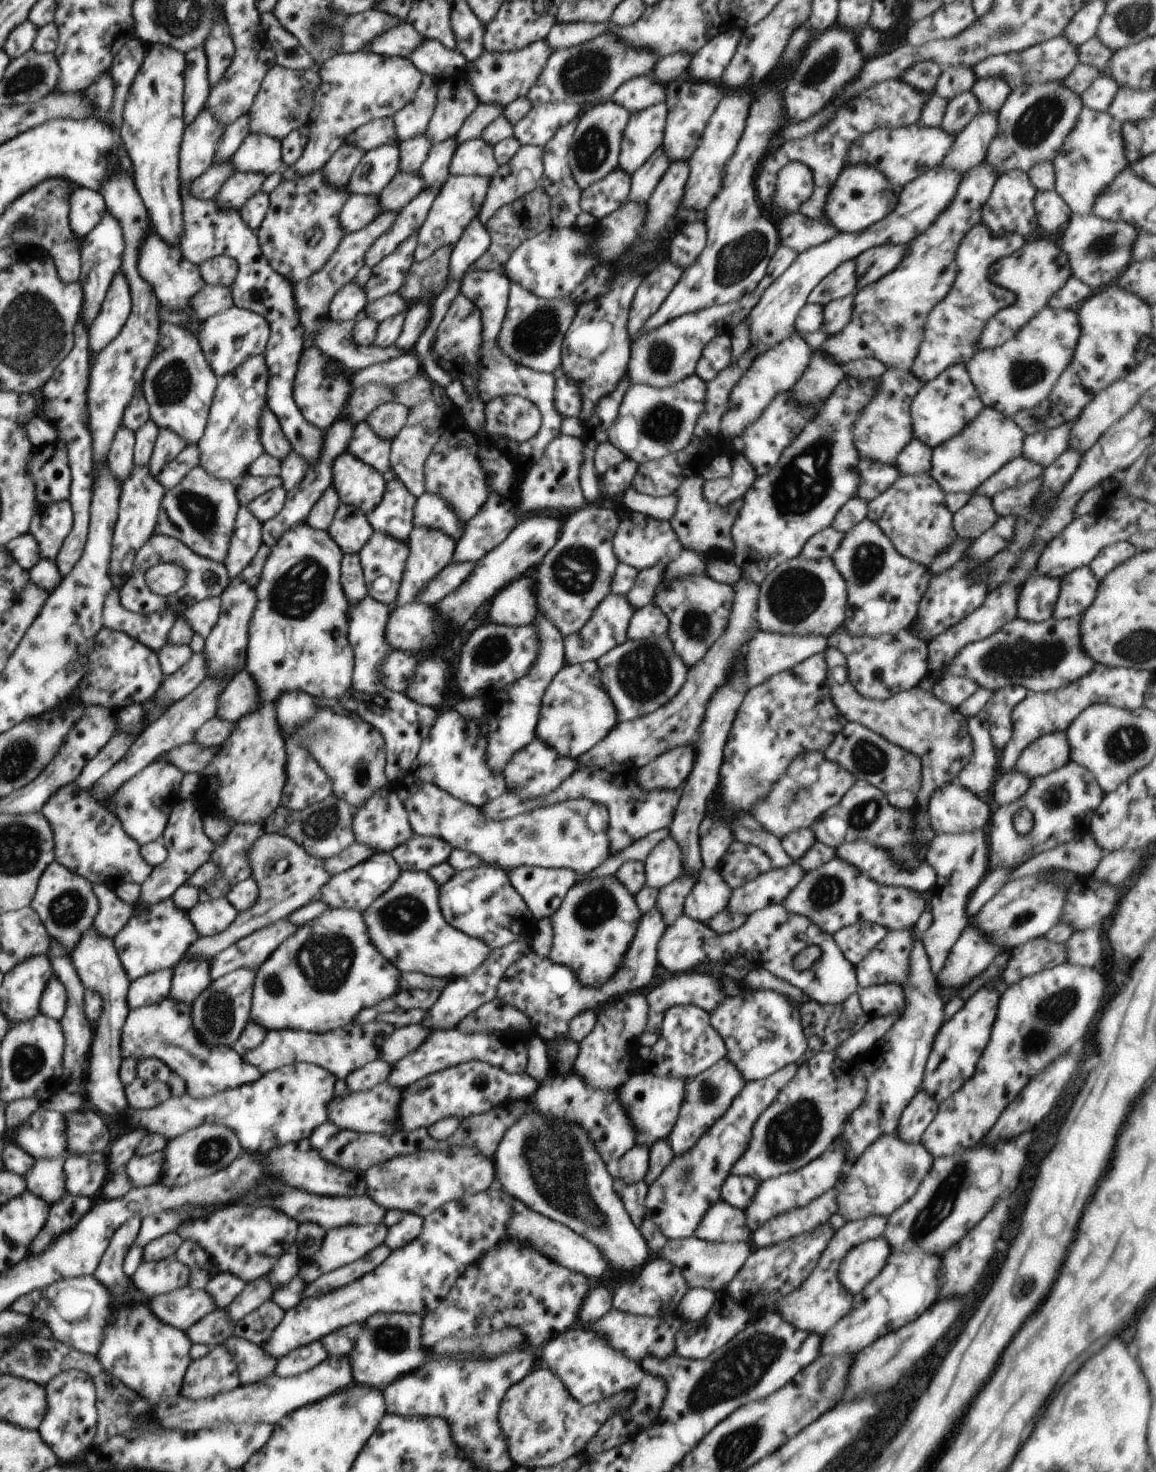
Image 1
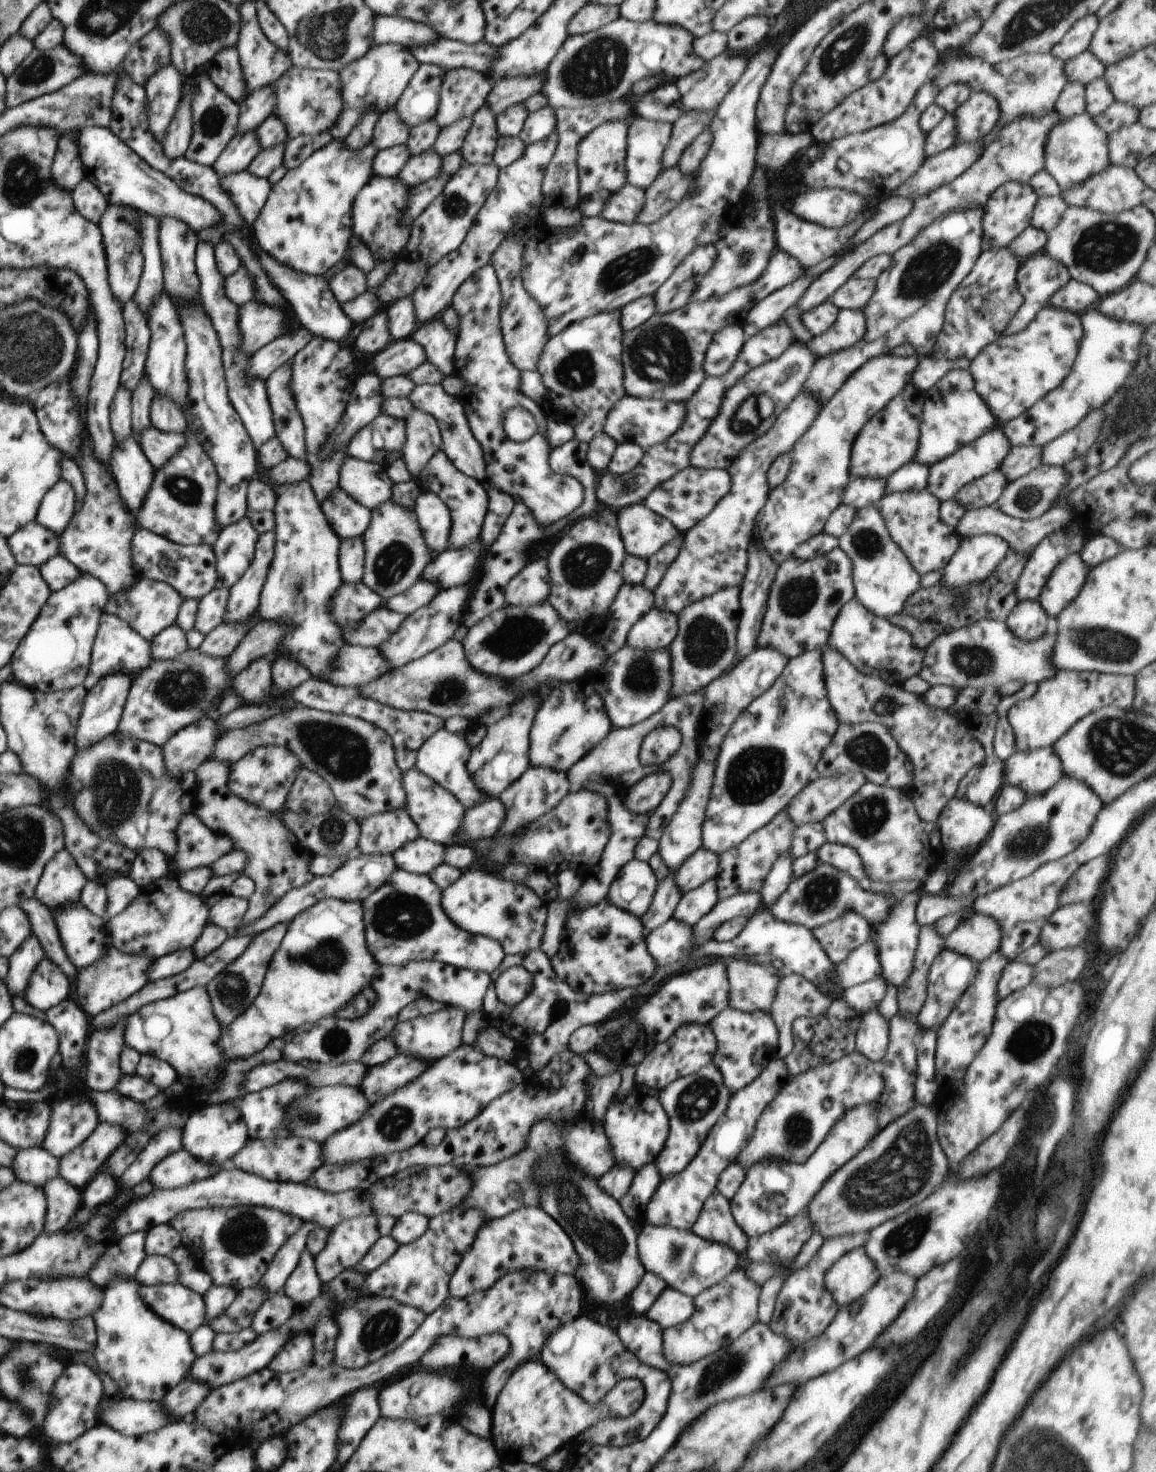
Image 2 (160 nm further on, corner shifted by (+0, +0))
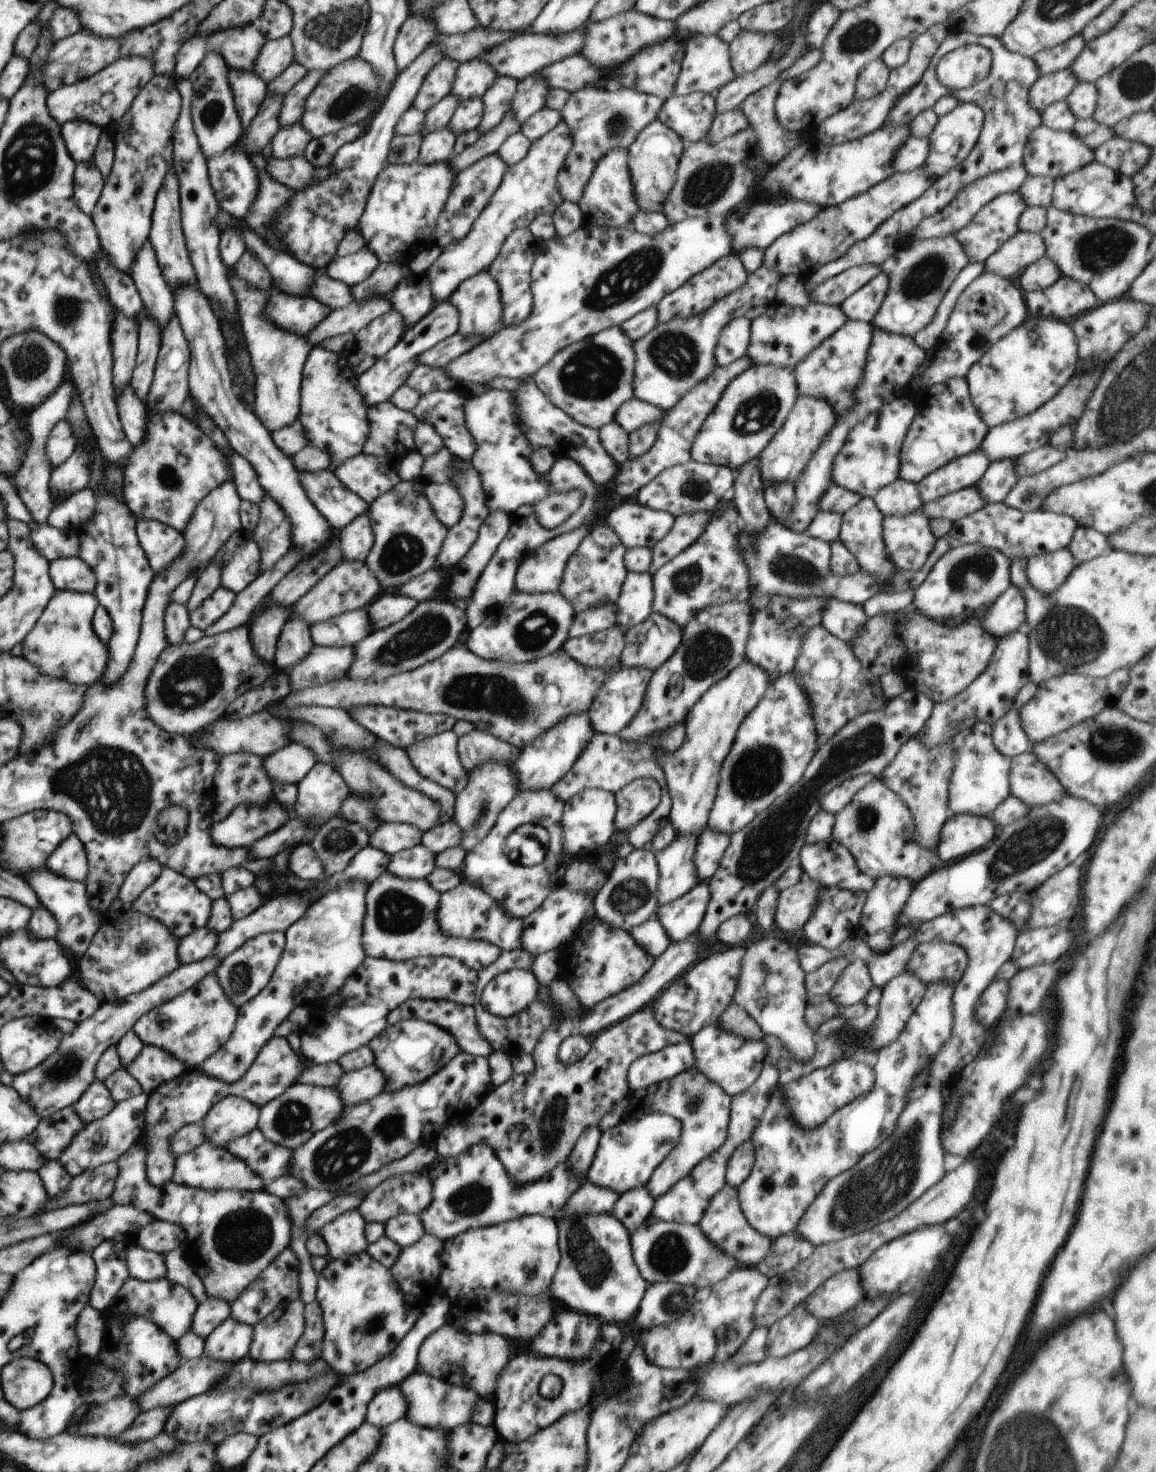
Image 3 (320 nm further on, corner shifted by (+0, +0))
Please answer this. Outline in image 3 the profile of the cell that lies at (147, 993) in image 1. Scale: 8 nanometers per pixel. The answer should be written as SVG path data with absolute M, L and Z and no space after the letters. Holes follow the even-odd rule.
M207 925L193 930L179 944L179 961L182 965L193 963L212 955L219 934Z

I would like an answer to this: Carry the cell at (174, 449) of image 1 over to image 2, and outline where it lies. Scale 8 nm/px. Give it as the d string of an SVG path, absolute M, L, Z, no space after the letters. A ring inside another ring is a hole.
M156 393L153 396L149 417L151 424L159 431L181 435L188 432L188 423L183 408L176 401L165 397L164 393L161 395Z

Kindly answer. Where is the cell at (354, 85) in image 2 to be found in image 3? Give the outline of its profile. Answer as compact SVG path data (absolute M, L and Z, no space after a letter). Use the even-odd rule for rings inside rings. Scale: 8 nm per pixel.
M408 15L395 38L393 53L398 72L412 64L436 34L440 32L434 21L422 15Z

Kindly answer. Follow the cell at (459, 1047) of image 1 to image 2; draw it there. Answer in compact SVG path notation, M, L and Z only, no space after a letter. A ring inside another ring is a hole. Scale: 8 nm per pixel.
M396 1056L394 1060L369 1067L358 1088L374 1104L422 1074L428 1066L430 1063L416 1057Z

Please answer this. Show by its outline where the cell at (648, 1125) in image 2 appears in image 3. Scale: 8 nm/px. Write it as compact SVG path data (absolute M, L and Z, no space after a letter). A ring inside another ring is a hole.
M660 1113L648 1114L630 1124L621 1120L616 1127L602 1134L594 1164L588 1172L588 1180L596 1186L612 1188L614 1192L618 1192L618 1196L632 1189L645 1187L654 1169L679 1143L682 1129L682 1123L677 1118Z

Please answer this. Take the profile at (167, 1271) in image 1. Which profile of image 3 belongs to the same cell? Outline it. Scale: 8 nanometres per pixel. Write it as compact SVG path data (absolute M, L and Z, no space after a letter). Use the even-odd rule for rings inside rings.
M137 1244L125 1248L125 1261L130 1277L143 1281L155 1281L166 1278L164 1256L154 1251L144 1250Z

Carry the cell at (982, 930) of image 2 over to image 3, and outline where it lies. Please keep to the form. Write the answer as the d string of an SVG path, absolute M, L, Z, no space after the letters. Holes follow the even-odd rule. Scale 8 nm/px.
M934 939L918 944L906 963L905 972L914 975L928 988L935 983L954 985L962 978L966 965L966 951L961 946Z

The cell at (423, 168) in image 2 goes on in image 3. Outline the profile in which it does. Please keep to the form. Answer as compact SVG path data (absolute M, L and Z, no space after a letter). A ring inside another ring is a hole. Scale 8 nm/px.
M448 125L424 136L419 157L421 163L435 163L450 159L454 155L457 134Z

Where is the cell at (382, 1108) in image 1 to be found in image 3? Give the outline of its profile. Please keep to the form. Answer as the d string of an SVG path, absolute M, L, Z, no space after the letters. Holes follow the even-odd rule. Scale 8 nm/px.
M296 1083L261 1106L257 1127L274 1144L293 1150L326 1126L330 1126L330 1122L334 1122L334 1118L338 1118L341 1112L342 1101L334 1087Z

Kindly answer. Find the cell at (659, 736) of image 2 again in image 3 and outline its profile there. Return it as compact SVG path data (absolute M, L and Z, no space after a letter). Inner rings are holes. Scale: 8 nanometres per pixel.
M745 660L739 664L725 679L712 685L698 700L688 713L684 722L685 737L682 746L673 753L666 753L663 749L652 749L647 757L654 758L654 762L662 768L665 773L665 780L671 796L671 813L669 821L673 824L676 837L678 835L693 834L698 836L707 827L709 814L714 804L717 788L719 785L720 769L726 756L734 744L736 733L742 721L749 712L760 702L768 688L769 676L760 667Z

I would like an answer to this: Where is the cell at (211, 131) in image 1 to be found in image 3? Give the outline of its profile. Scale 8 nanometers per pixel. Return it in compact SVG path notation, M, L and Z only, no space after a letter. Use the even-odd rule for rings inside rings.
M206 51L200 64L191 72L193 84L191 115L201 151L209 159L234 145L243 135L241 120L234 102L234 93L229 83L230 66L220 51Z

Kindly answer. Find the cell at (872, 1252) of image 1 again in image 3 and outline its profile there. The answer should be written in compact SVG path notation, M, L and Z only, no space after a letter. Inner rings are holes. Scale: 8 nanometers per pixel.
M859 1268L835 1274L806 1300L805 1309L820 1322L840 1317L866 1299L859 1282Z

